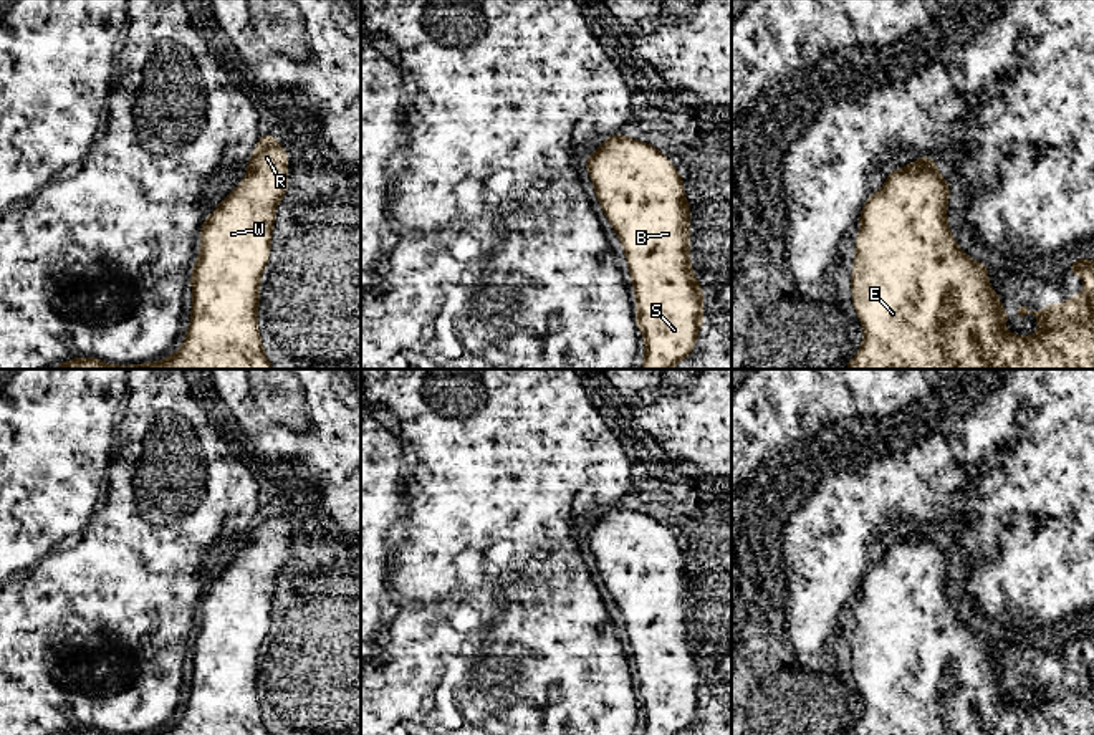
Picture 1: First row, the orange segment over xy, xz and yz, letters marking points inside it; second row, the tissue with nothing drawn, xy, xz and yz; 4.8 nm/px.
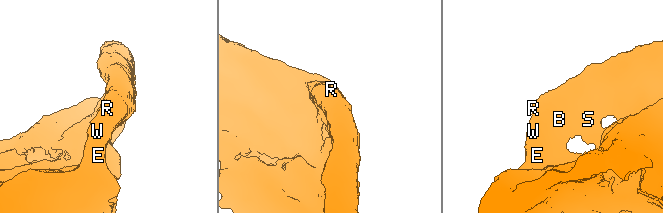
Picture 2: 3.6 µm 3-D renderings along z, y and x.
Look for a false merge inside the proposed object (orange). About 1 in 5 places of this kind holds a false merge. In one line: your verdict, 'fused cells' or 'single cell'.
single cell

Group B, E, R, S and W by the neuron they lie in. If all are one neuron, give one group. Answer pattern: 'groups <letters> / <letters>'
groups B E R S W

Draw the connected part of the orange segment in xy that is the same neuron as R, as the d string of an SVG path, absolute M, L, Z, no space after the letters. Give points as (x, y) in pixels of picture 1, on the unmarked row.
M262 503L247 541L240 556L223 569L200 599L202 616L190 651L194 662L190 699L182 718L161 733L147 735L270 735L258 705L257 680L260 675L260 647L270 629L276 576L288 560L288 523L280 518L275 507Z

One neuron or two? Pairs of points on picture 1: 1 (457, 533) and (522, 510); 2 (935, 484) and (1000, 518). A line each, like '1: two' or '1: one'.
1: one
2: two

